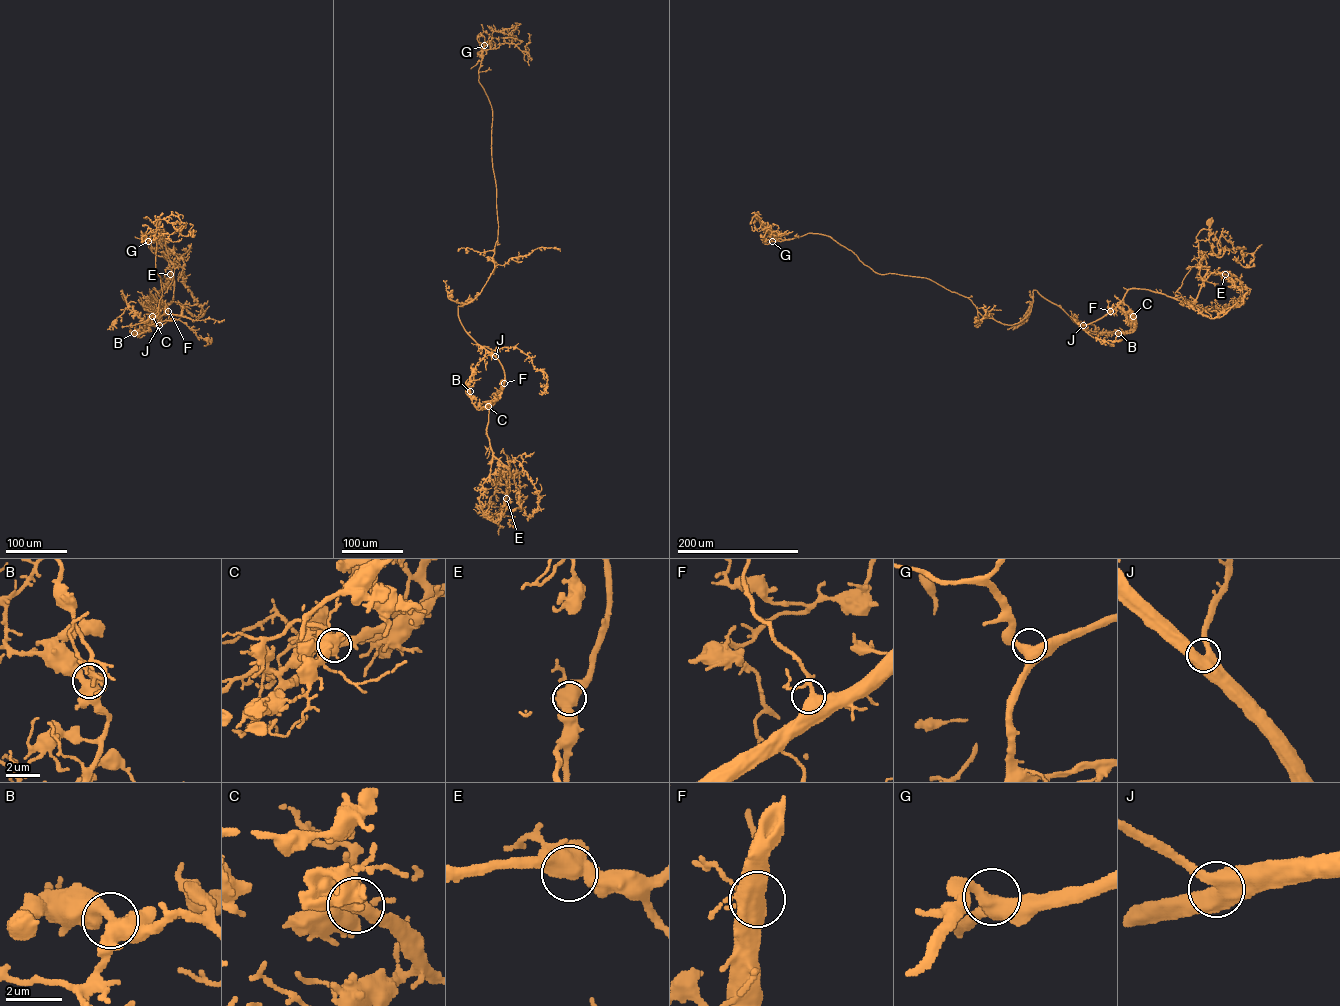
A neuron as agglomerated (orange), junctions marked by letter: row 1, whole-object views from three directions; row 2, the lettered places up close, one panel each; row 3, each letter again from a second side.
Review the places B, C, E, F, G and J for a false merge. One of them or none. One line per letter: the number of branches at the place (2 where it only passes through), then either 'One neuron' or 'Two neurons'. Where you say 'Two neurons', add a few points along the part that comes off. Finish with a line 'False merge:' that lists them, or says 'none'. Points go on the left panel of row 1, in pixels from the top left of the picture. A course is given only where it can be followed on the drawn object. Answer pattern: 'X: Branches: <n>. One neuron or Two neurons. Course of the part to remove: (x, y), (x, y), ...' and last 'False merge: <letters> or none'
B: Branches: 3. One neuron
C: Branches: 3. One neuron
E: Branches: 3. One neuron
F: Branches: 3. One neuron
G: Branches: 3. One neuron
J: Branches: 3. One neuron
False merge: none

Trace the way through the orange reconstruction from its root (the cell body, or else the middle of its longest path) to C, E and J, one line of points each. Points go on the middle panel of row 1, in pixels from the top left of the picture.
C: (493, 482), (500, 469), (504, 479), (510, 473), (493, 455), (486, 433), (489, 403), (497, 396), (488, 406)
E: (493, 482), (498, 479), (501, 469), (504, 471), (502, 477), (507, 481), (506, 498)
J: (493, 482), (500, 469), (503, 478), (510, 476), (493, 455), (486, 433), (489, 403), (505, 381), (495, 356)

